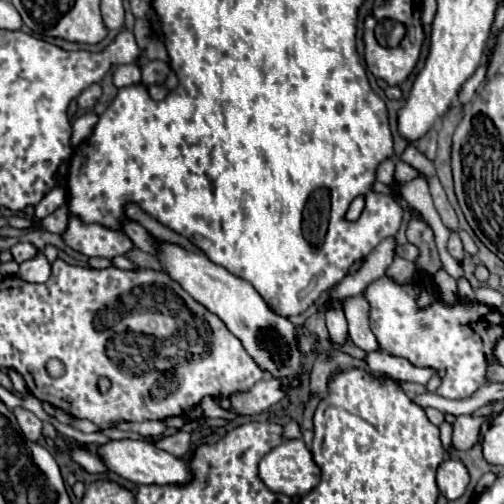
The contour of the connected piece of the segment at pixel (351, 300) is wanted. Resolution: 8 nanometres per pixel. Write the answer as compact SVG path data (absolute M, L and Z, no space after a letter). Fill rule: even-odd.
M356 295L356 297L346 297L344 301L340 301L344 313L346 313L346 321L348 321L348 331L350 331L350 337L352 341L364 349L366 353L374 353L380 349L372 329L370 329L370 317L368 317L368 311L370 311L370 305L362 295Z

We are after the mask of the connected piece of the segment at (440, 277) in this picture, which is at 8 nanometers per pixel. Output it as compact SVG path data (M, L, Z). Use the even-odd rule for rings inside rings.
M444 268L434 275L434 282L438 286L440 297L446 304L451 304L458 299L457 282Z

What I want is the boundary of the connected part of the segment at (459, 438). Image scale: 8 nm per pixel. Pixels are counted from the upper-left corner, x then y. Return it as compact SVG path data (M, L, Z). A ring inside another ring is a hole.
M460 415L454 421L454 437L452 445L458 451L468 451L480 435L480 427L486 421L486 417L476 417L476 415Z

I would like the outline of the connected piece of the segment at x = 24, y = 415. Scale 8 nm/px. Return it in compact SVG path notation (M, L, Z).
M22 407L14 409L14 415L16 415L16 419L20 423L20 429L24 431L24 435L30 441L38 441L40 435L42 435L42 421L34 413L30 413L30 411L22 409Z

